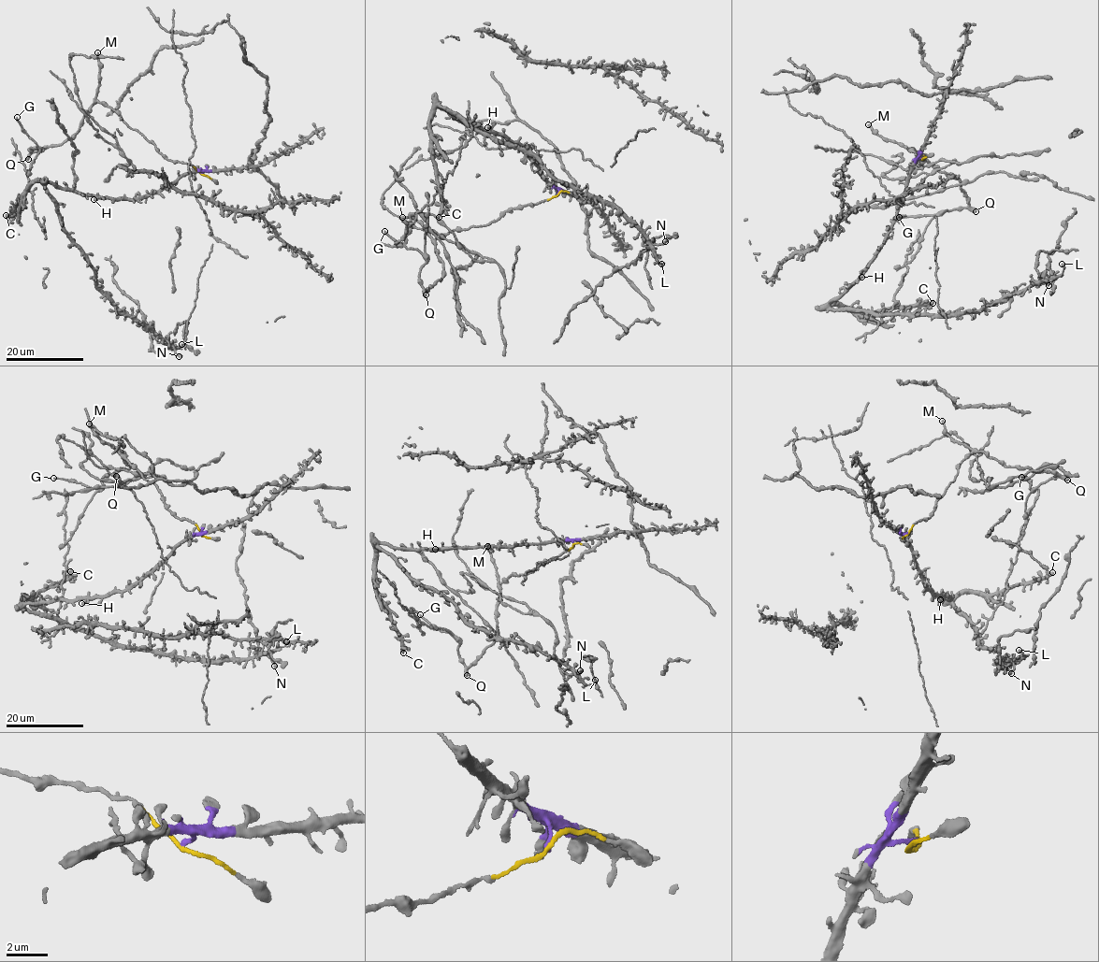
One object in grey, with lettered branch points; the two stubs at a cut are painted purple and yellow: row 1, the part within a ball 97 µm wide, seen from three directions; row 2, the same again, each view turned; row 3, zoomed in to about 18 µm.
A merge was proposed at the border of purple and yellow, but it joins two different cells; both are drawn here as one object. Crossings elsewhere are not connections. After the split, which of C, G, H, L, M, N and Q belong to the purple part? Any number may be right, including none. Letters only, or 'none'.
C, H, L, N

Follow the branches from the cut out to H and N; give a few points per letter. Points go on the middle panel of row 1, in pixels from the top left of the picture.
H: (558, 193), (556, 188), (546, 181), (534, 161), (518, 144), (487, 127)
N: (558, 193), (518, 144), (456, 119), (439, 106), (527, 150), (554, 178), (614, 205), (651, 242), (665, 241)

